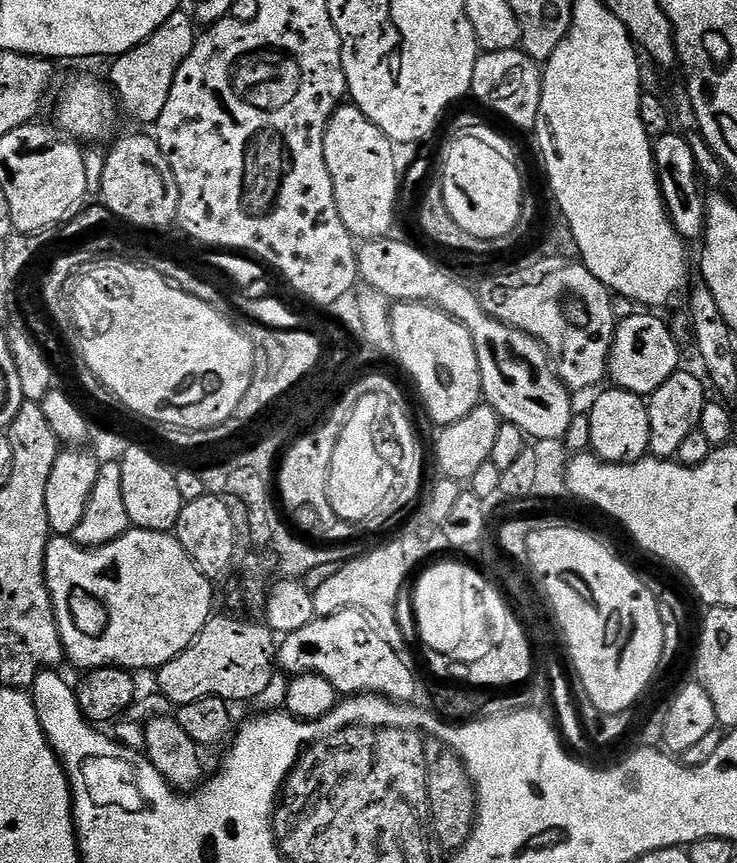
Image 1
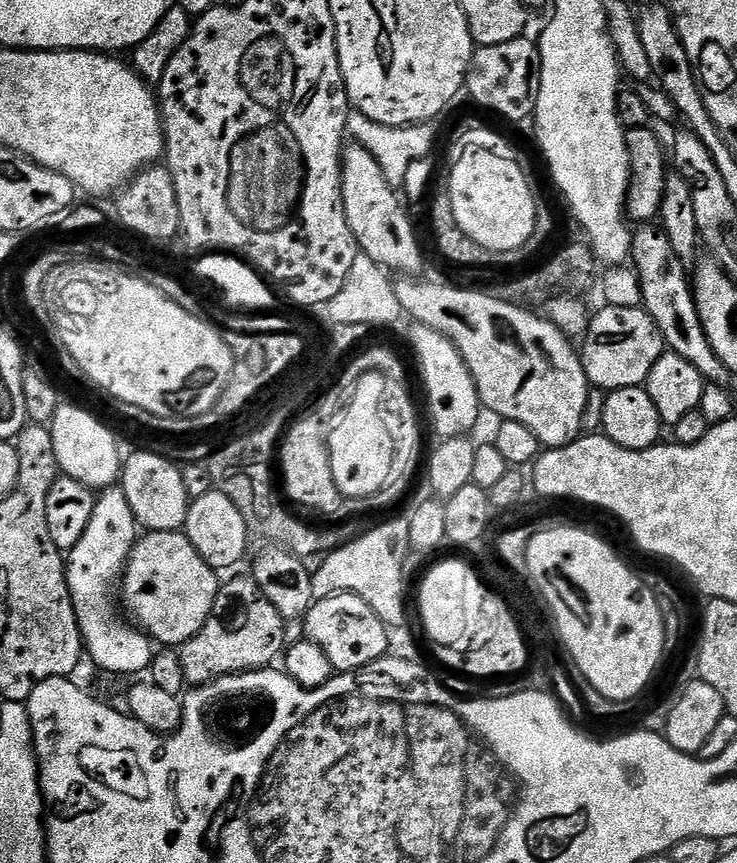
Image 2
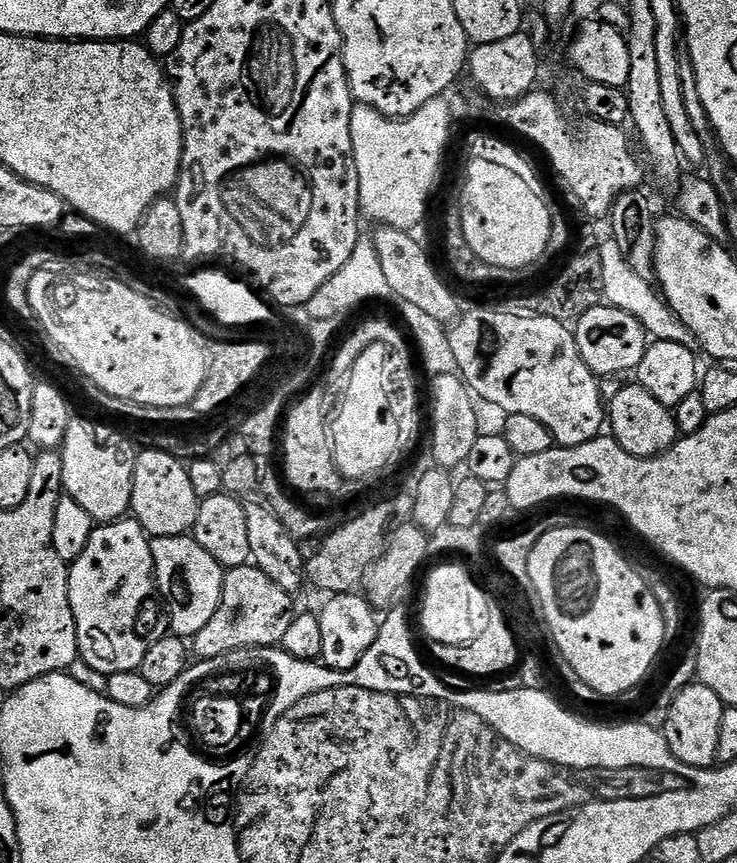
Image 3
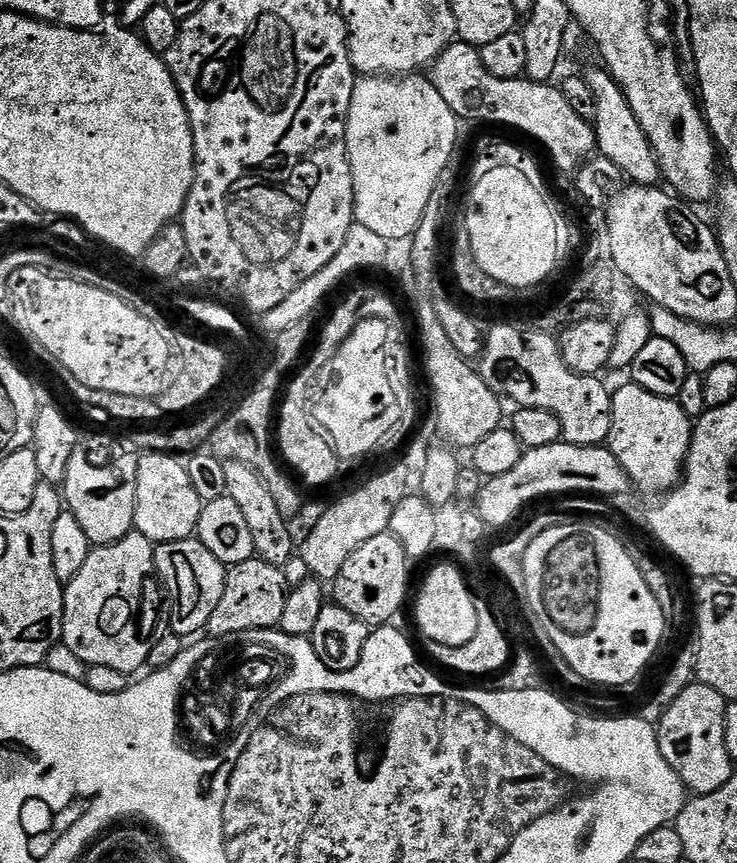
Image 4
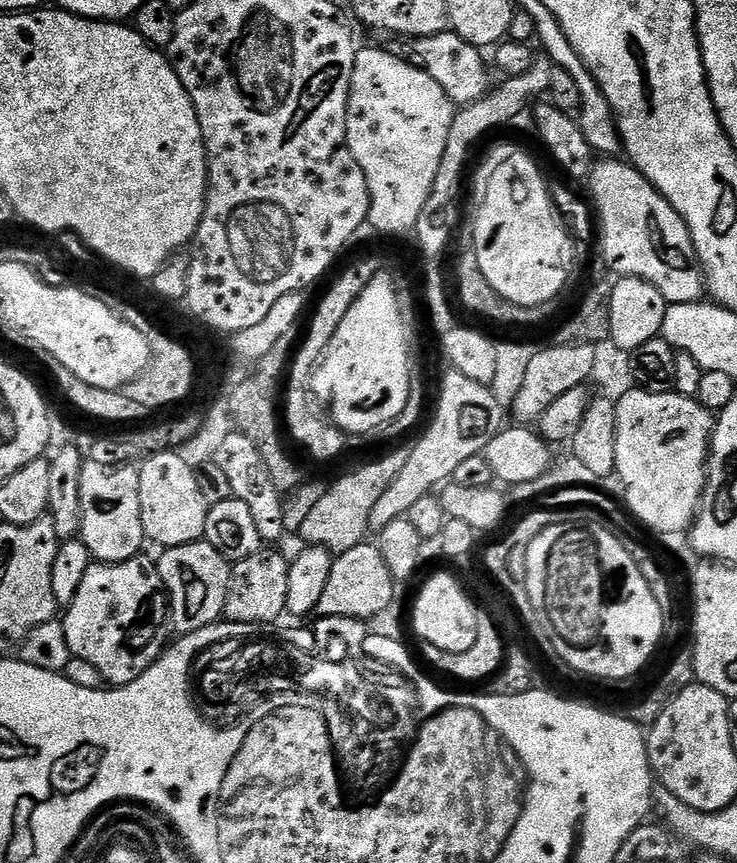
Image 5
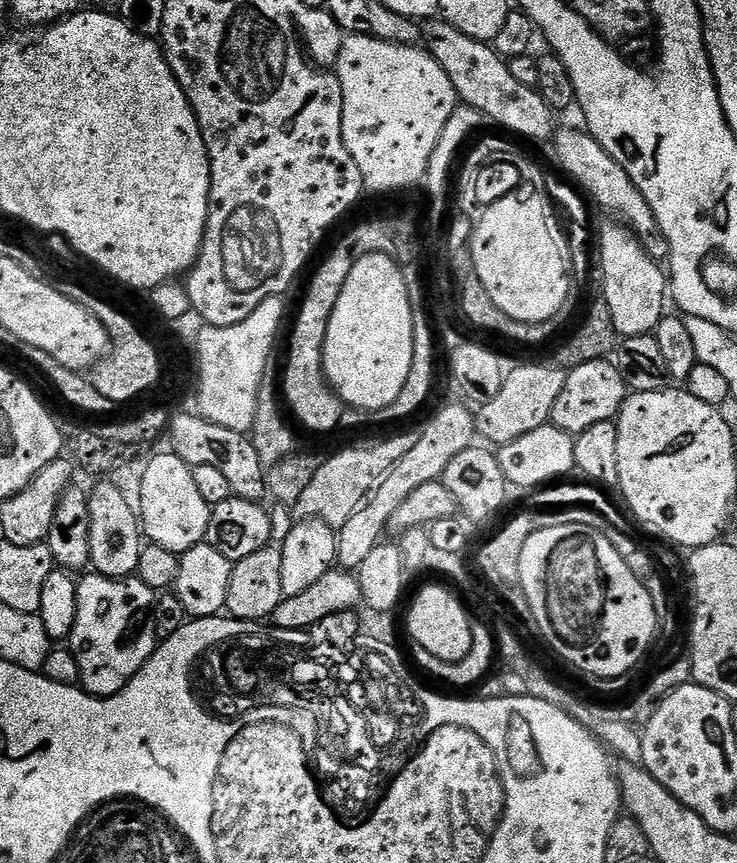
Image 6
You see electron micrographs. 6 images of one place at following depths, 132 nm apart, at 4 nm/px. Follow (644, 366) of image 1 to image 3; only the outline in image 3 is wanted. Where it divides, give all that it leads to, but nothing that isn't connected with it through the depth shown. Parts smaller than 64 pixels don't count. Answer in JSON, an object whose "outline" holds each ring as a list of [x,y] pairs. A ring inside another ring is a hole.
{"outline":[[[604,302],[594,310],[586,310],[586,314],[574,321],[574,335],[578,354],[582,354],[582,362],[586,362],[588,369],[598,378],[623,377],[624,372],[635,373],[650,343],[650,333],[638,318]]]}

